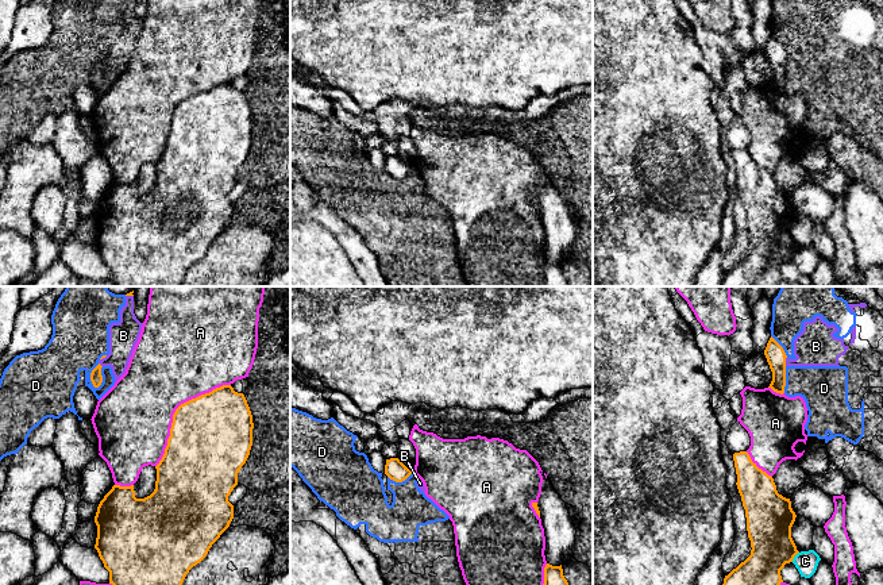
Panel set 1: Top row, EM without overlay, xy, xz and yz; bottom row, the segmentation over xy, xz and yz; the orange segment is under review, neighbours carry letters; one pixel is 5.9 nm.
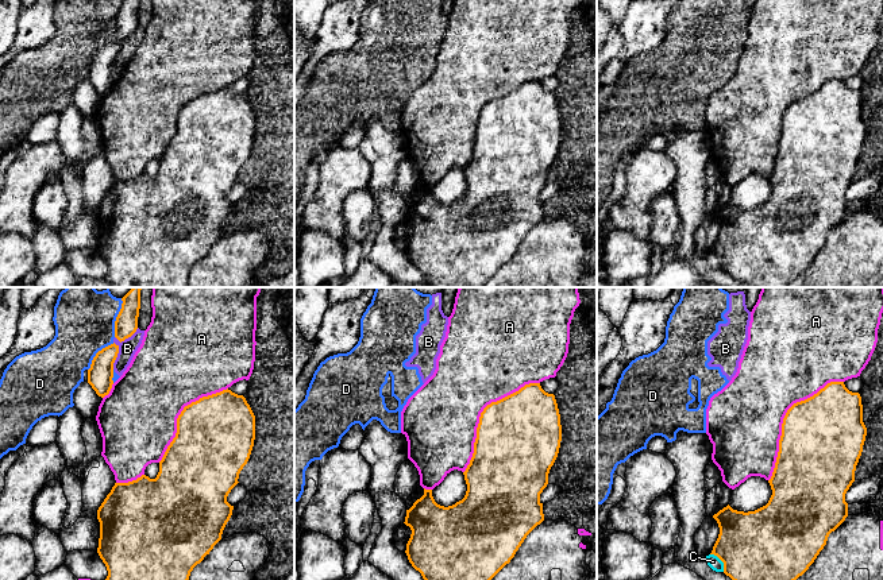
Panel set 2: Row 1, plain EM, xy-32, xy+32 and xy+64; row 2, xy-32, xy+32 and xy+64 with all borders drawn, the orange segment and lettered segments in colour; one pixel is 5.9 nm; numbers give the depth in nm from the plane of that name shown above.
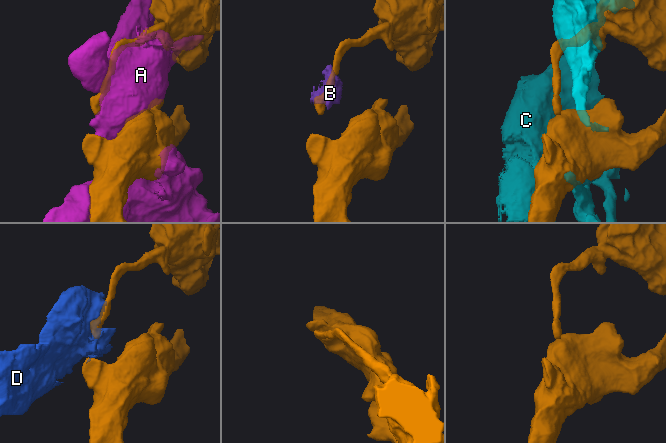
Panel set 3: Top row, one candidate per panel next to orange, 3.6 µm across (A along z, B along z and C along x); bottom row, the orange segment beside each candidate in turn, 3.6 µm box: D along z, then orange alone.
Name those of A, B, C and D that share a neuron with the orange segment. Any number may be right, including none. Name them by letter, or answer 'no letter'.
C

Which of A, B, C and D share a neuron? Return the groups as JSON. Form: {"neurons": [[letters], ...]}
{"neurons": [["A"], ["B", "D"], ["C"]]}

